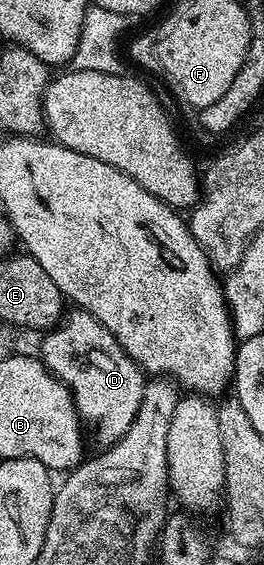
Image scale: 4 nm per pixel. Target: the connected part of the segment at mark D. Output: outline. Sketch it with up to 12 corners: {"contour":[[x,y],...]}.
{"contour":[[74,307],[40,359],[99,446],[132,427],[147,378]]}

